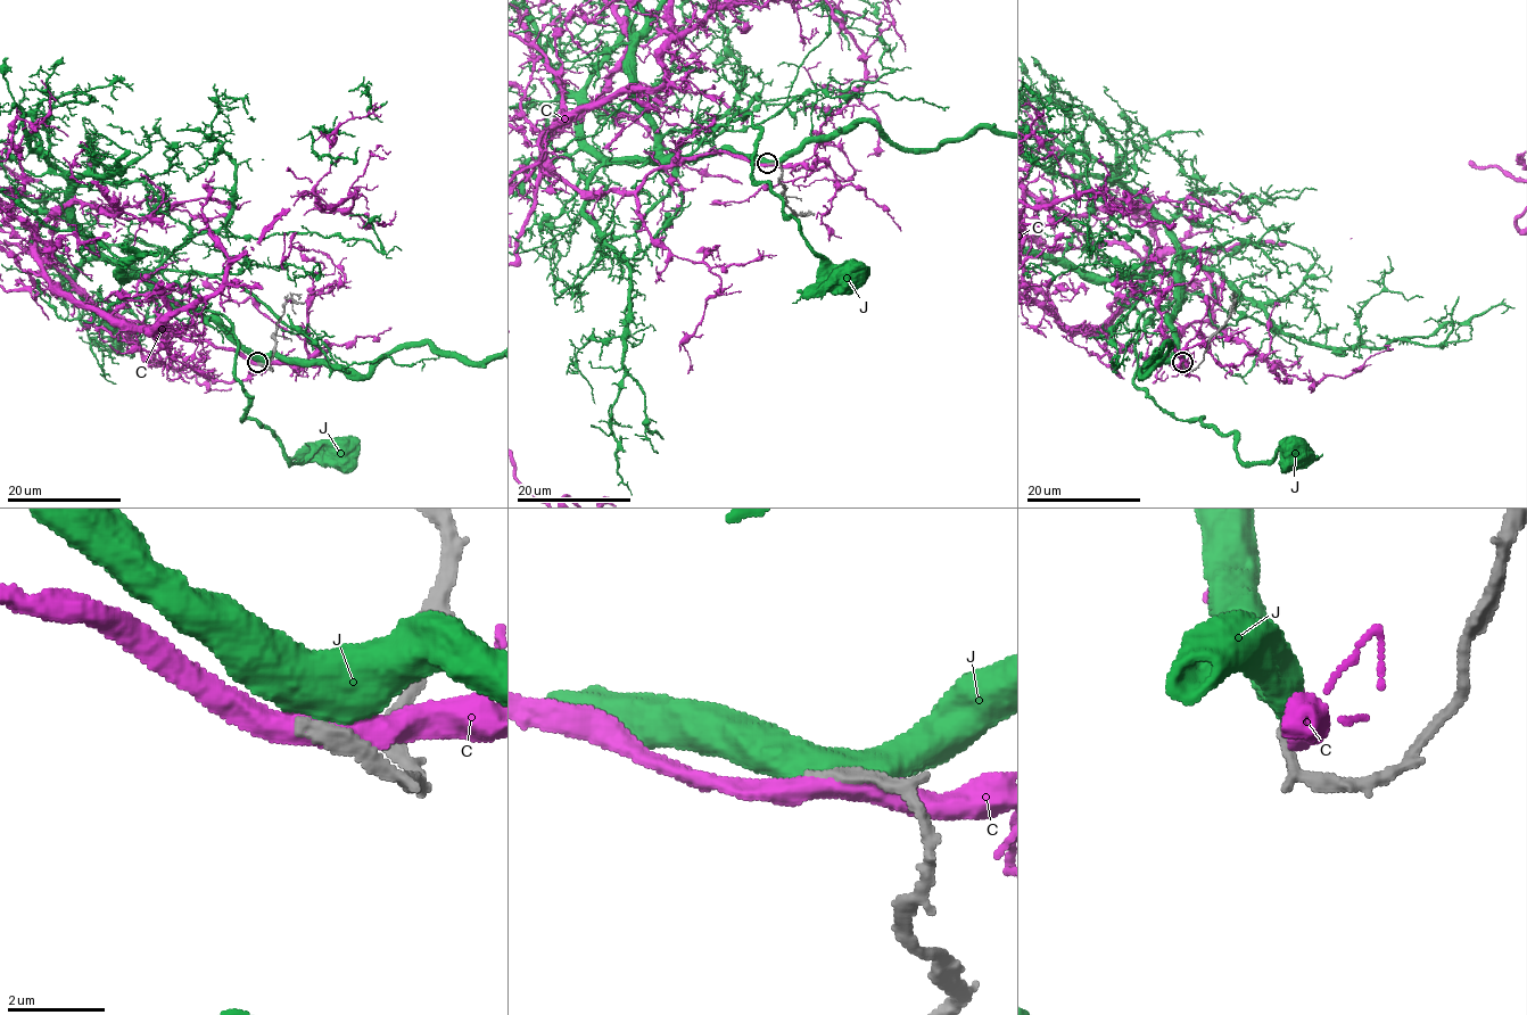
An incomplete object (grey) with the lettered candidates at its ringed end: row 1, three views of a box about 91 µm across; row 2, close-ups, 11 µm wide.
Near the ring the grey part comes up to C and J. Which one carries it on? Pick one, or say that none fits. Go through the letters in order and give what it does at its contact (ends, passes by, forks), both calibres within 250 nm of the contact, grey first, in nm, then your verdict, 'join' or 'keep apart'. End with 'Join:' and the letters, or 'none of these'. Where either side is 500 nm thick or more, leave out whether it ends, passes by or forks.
C: it passes by; calibres 360 and 480 nm; keep apart
J: calibres 320 and 700 nm; keep apart
Join: none of these

